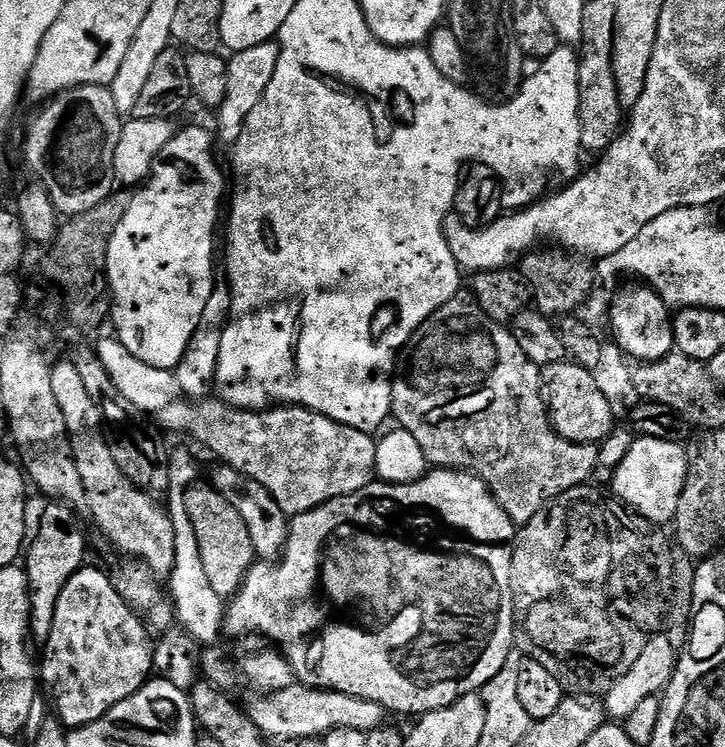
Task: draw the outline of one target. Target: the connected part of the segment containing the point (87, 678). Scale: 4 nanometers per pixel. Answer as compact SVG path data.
M85 566L75 572L70 578L70 582L66 582L66 586L62 586L62 594L58 594L58 606L54 606L54 624L50 626L50 638L42 645L44 652L44 661L39 661L38 676L42 681L42 688L48 691L48 696L52 699L52 708L55 719L64 725L65 729L84 728L87 724L98 722L98 718L102 718L110 710L114 710L114 706L118 706L118 702L126 702L126 698L130 698L137 692L142 685L147 684L153 675L153 641L148 641L150 637L149 629L146 627L143 619L138 615L136 609L122 598L122 594L116 589L113 577L108 576L100 568L91 568Z

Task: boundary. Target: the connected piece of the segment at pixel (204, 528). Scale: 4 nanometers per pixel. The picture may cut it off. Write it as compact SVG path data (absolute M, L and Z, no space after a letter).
M197 482L186 490L186 511L194 526L207 581L214 586L216 595L231 598L243 584L244 576L252 568L257 555L250 542L250 530L246 530L246 522L242 522L242 514L238 514L238 510L230 506L215 488L204 484Z

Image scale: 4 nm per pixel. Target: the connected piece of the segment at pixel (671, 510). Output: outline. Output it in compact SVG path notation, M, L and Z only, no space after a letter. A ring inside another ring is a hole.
M649 436L633 439L626 458L622 458L611 477L615 499L657 526L664 526L667 520L675 521L678 498L682 498L688 477L689 453L680 446L674 440L655 440Z

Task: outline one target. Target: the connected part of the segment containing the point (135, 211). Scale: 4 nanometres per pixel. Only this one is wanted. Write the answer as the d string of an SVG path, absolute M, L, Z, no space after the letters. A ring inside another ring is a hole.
M181 127L176 136L166 142L162 154L158 154L152 175L135 193L130 208L109 240L110 324L116 327L115 339L120 340L134 358L146 362L146 366L175 370L182 362L201 321L202 310L218 281L212 259L216 256L216 219L222 216L220 199L224 196L224 176L212 153L213 133L209 129L208 132L204 128Z

